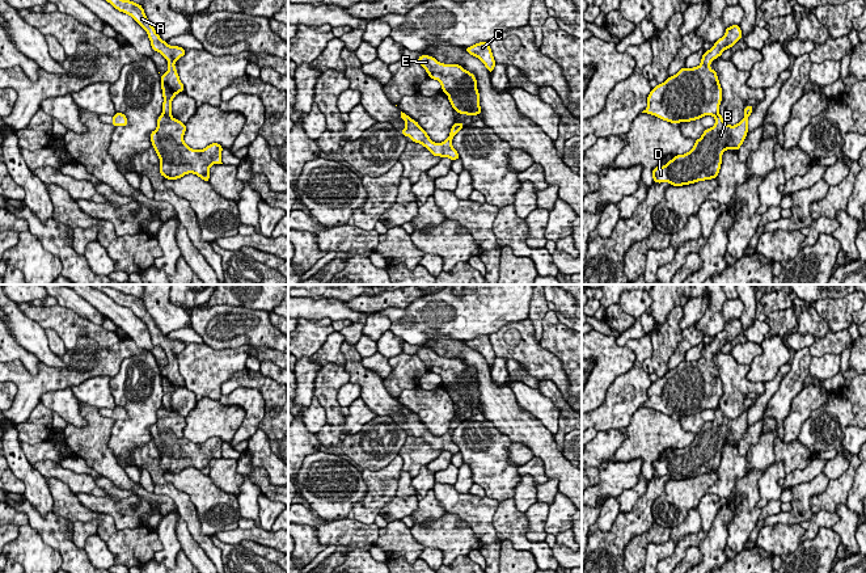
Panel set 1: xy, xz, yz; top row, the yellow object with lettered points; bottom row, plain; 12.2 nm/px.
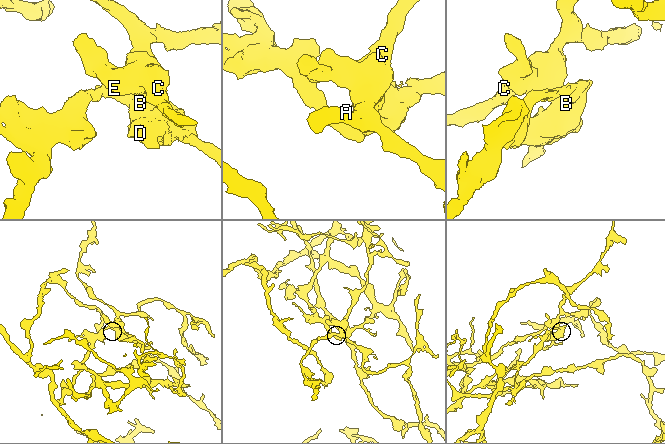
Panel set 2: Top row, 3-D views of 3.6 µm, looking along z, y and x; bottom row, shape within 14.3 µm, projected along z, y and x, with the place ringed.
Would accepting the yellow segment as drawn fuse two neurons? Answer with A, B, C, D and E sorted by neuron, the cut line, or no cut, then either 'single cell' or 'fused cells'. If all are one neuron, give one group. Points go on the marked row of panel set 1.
A C E / B D; cut in xy along (163, 113), (170, 117); fused cells

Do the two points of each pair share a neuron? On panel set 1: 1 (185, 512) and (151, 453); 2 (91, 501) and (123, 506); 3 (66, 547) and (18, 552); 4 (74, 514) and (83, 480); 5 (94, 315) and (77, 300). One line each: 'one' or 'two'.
1: one
2: one
3: two
4: two
5: one

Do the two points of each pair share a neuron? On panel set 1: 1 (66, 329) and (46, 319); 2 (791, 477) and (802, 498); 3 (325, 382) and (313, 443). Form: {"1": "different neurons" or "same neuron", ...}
{"1": "same neuron", "2": "different neurons", "3": "different neurons"}

